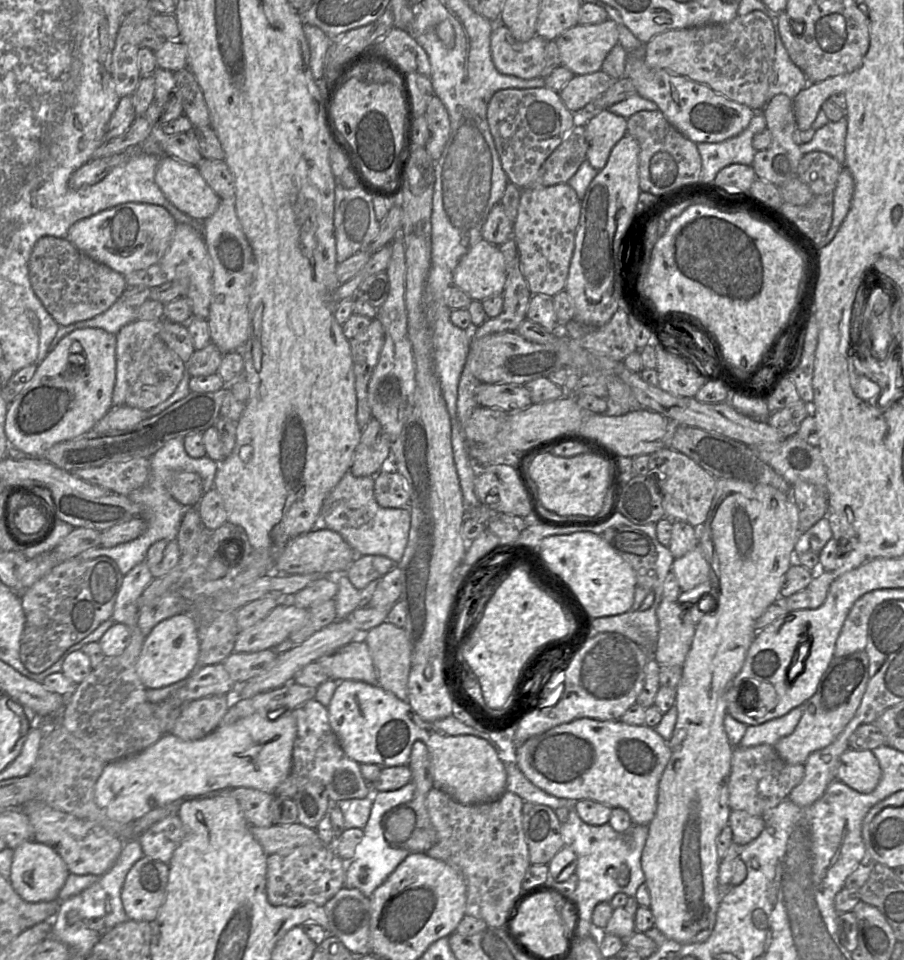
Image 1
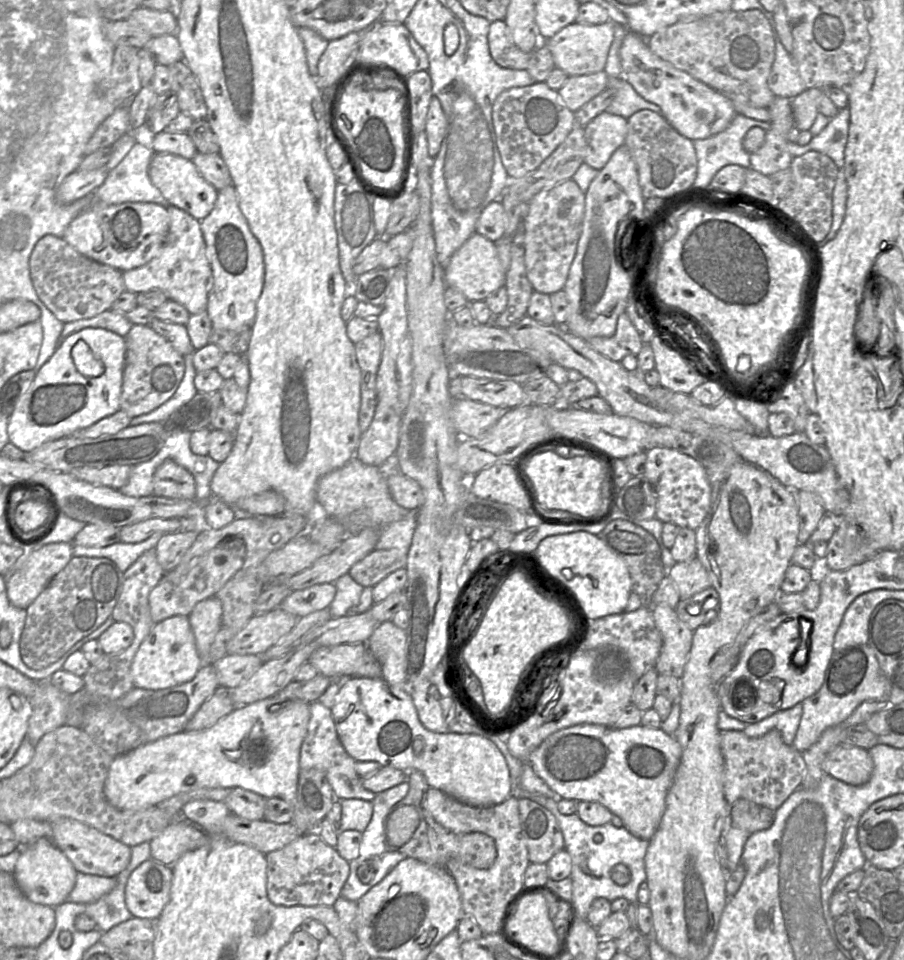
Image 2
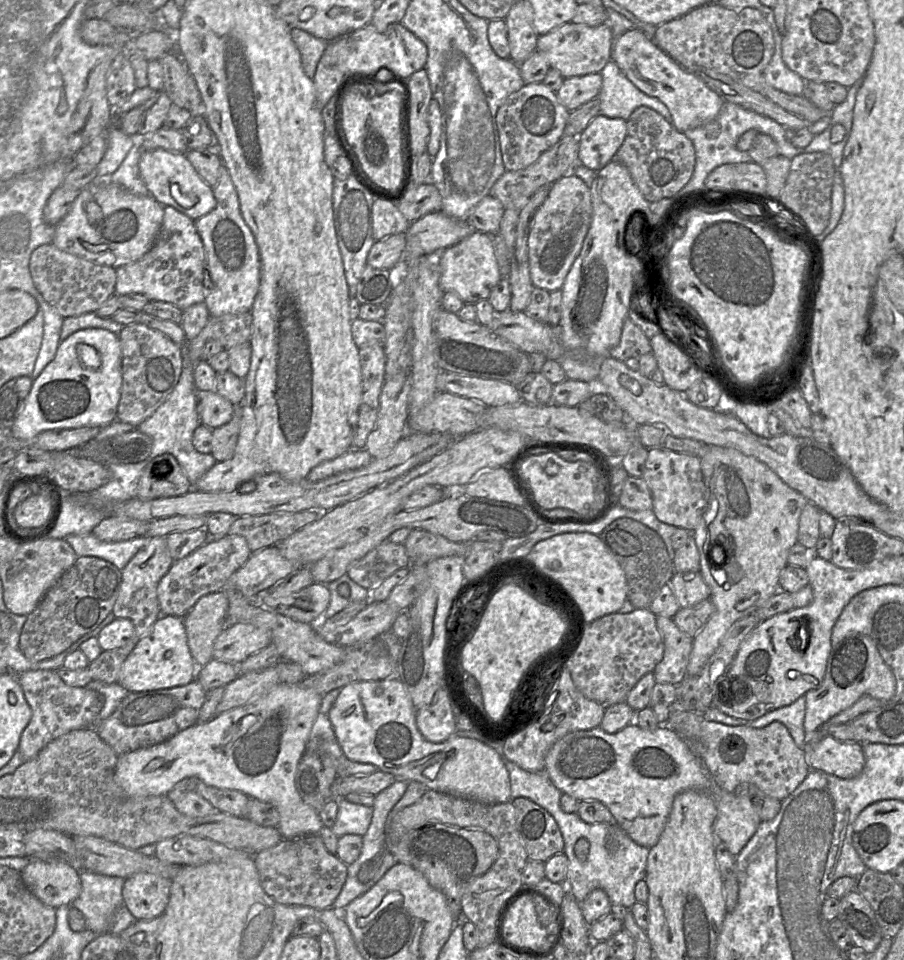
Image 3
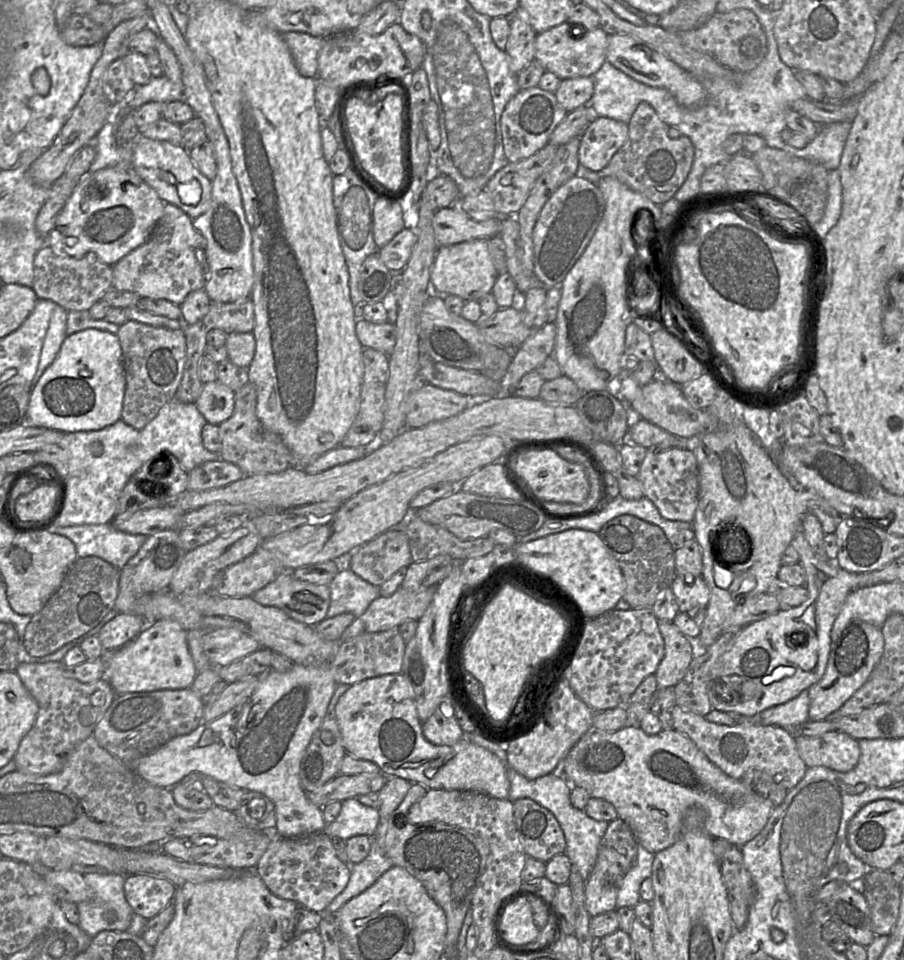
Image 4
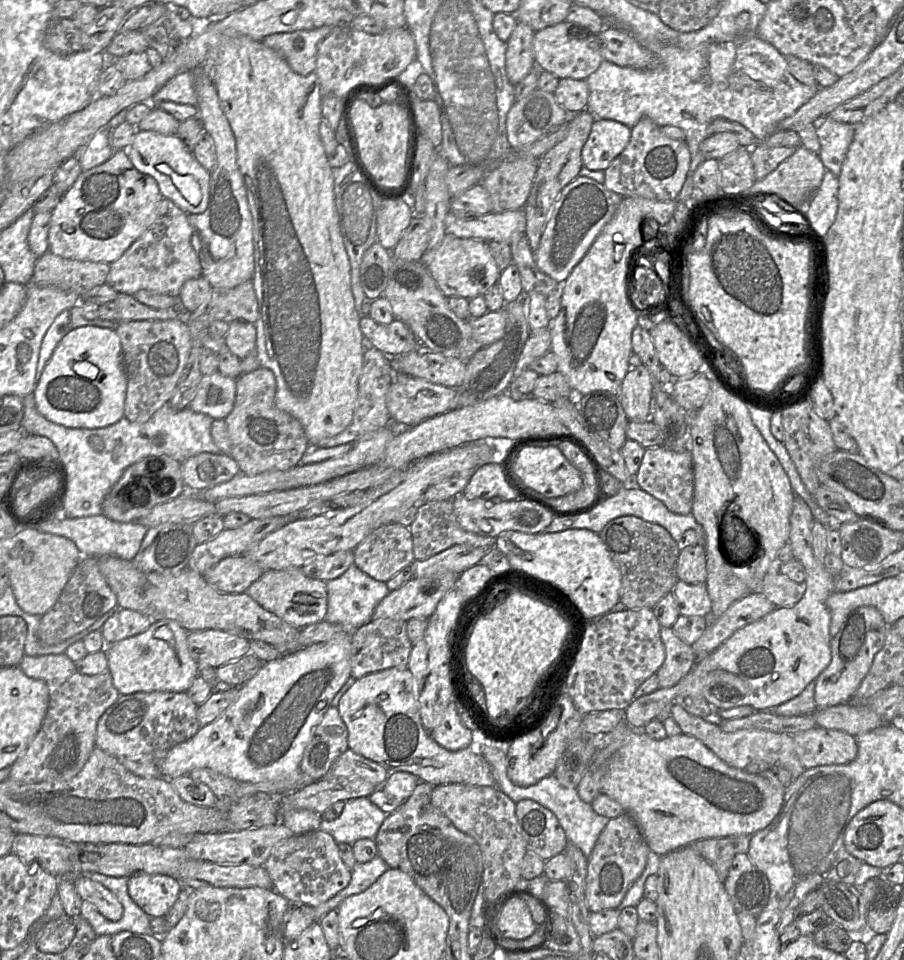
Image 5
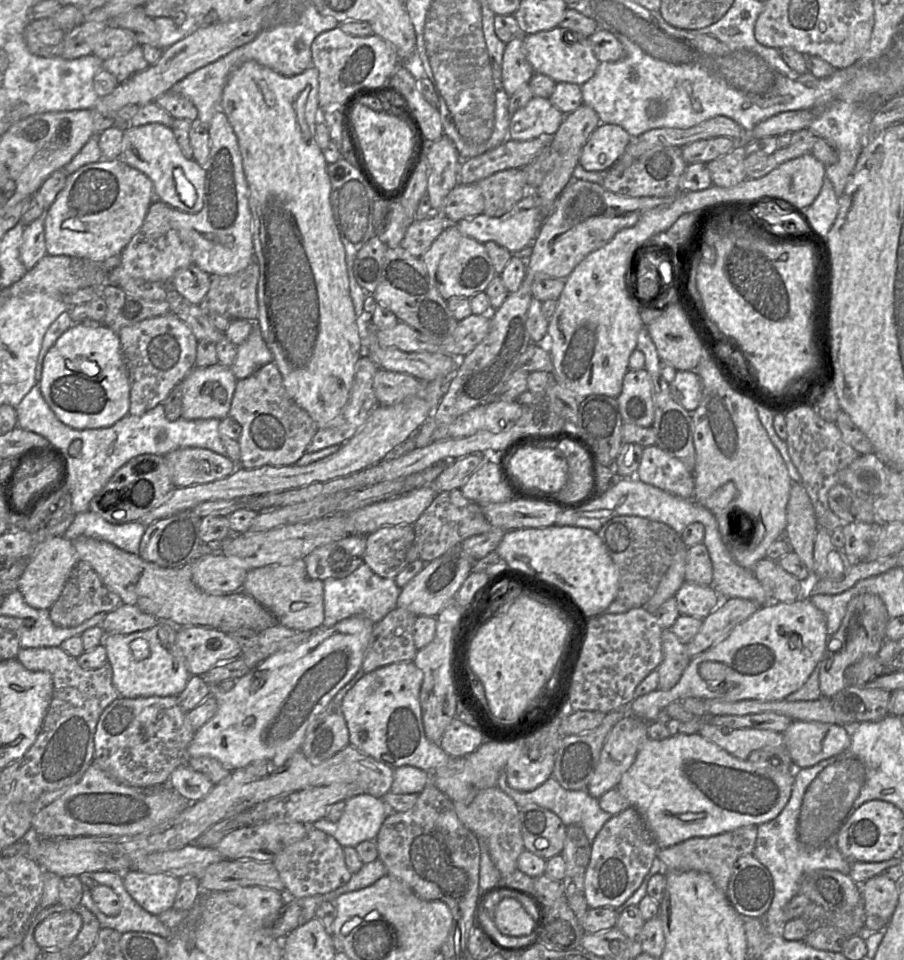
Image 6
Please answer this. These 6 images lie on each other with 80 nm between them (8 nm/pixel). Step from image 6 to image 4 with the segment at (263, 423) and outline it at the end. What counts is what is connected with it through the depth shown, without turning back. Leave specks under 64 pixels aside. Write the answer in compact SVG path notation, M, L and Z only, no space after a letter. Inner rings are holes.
M247 382L235 393L232 415L219 425L220 459L237 465L245 476L277 473L293 467L294 460L282 439L267 430L256 415L257 393L253 384Z

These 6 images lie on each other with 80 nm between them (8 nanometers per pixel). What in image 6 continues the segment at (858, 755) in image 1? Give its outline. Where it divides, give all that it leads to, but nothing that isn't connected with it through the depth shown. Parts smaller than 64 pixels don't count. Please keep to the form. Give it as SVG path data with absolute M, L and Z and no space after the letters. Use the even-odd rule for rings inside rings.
M792 721L782 735L795 769L810 768L842 753L851 744L842 724Z

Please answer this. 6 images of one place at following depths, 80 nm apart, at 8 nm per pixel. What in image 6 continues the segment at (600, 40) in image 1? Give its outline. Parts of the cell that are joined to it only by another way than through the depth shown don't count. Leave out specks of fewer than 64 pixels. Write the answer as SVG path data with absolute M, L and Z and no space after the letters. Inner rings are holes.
M555 27L551 30L524 35L523 50L536 74L546 75L556 83L569 82L581 86L595 74L600 62L596 58L588 39L572 41L572 39L567 38L566 33L575 32Z

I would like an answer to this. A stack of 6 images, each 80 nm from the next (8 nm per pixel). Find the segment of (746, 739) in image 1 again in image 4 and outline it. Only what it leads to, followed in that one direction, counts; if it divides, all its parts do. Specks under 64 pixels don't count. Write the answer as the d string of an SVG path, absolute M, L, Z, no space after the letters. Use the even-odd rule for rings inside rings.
M802 691L796 698L787 703L769 708L760 715L760 725L779 726L793 737L799 735L800 727L809 721L809 693Z

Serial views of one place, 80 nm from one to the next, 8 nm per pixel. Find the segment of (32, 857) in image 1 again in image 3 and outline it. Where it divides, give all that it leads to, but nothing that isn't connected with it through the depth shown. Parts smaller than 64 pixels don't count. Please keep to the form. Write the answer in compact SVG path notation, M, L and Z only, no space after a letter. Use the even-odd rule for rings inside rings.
M30 859L20 871L26 888L52 908L69 905L80 895L80 873L61 860Z

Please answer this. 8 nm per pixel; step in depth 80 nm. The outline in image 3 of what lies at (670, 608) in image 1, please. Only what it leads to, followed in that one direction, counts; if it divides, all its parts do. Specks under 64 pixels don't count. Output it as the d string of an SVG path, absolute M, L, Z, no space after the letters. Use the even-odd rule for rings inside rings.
M656 616L656 625L663 638L664 654L653 671L655 681L678 686L687 675L693 638L681 631L672 618Z

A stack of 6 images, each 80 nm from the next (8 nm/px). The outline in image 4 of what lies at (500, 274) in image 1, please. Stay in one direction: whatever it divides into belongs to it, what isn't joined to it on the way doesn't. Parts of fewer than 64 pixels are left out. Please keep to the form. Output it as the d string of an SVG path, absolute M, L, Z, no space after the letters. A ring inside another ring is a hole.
M478 238L437 248L430 271L430 286L439 295L455 295L464 301L479 300L491 292L497 276L487 239Z

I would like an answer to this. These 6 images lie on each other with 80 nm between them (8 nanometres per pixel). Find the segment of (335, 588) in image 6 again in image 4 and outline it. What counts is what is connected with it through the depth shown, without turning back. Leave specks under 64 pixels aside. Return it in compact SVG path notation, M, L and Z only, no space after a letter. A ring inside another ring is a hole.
M349 567L340 570L328 583L330 604L326 618L351 613L354 617L362 615L372 601L377 599L379 587L356 575Z

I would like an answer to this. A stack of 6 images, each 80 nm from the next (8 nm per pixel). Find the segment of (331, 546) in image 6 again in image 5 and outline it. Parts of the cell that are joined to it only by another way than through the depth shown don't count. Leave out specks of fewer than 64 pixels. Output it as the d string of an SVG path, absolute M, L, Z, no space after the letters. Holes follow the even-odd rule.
M353 550L339 551L310 560L301 570L309 578L327 582L341 576L353 565L353 560Z

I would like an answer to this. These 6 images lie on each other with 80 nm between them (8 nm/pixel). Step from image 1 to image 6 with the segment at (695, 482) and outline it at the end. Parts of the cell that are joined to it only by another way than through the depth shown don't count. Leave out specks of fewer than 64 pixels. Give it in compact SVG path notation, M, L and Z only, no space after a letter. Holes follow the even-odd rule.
M657 445L643 448L642 459L635 477L675 496L692 499L693 472L677 458Z

